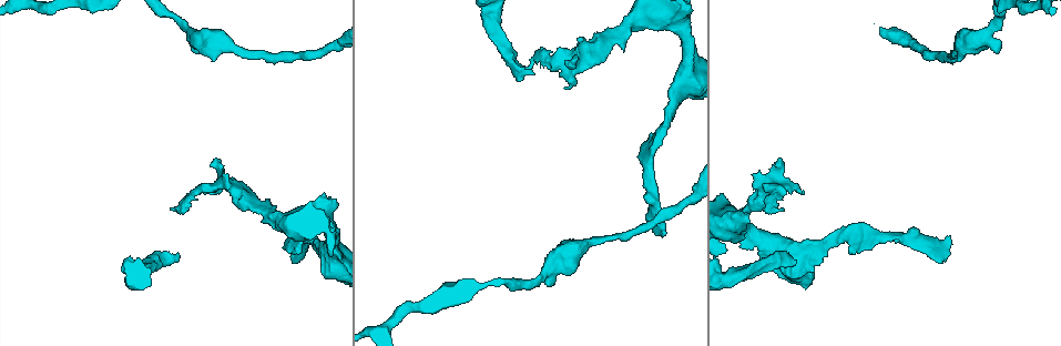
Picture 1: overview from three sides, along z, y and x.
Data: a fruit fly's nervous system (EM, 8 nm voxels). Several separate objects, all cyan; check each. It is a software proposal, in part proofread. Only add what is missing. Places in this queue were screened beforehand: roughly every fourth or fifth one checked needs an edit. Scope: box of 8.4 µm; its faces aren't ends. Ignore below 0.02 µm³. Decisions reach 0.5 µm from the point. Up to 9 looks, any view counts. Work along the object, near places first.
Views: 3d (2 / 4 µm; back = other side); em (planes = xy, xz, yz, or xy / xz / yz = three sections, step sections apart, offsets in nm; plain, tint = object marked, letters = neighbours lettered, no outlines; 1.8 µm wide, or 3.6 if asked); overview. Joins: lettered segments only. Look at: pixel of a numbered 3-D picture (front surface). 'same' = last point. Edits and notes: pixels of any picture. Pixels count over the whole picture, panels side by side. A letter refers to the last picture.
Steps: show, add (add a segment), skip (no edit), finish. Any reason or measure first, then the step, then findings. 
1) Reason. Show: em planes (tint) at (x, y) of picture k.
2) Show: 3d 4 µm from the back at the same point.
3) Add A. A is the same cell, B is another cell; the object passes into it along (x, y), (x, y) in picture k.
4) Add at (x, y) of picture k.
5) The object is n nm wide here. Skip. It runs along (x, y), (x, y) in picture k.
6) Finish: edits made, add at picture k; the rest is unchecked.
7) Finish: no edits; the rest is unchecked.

Branch stops here. Show: em 3.6 µm xz step 16 (letters) at (950, 236) of picture 1.

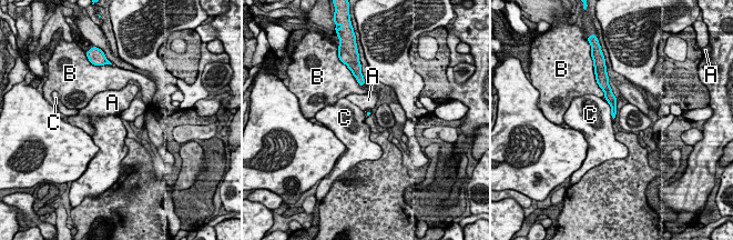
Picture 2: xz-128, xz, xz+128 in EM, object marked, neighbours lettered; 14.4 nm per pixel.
The longest contact is with C, 320 nm. Skip. A, B and C are other cells; none of them fits.

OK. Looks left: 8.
Calibre changes. Show: 3d 4 µm at (773, 188) of picture 1.

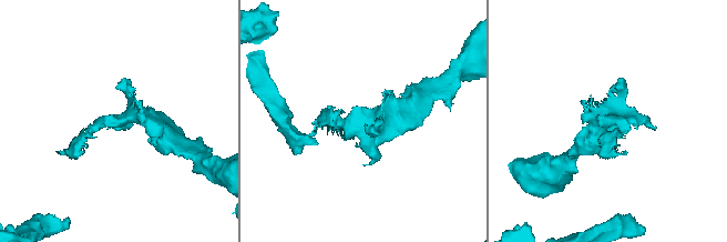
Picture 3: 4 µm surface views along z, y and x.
Show: em xy step 16 (plain) at (366, 122) of picture 3.

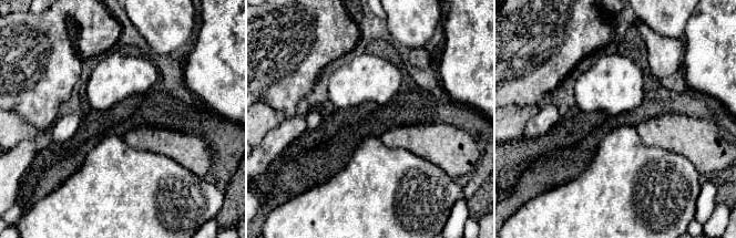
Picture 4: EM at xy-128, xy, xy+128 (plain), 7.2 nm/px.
Show: em xy step 16 (letters) at the same point.

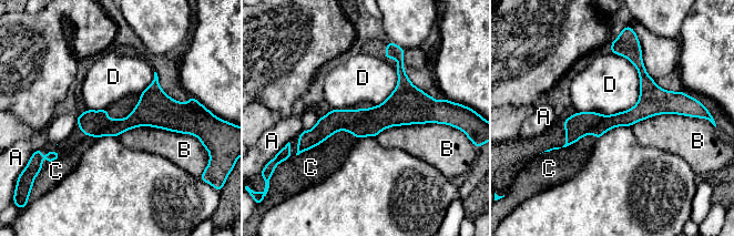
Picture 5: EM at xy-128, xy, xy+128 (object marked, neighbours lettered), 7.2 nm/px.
Add C. C is the same cell, A, B and D are other cells; the object passes into it along (356, 122), (326, 139), (311, 167) in picture 5; the cell continues.

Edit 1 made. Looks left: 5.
Show: overview.

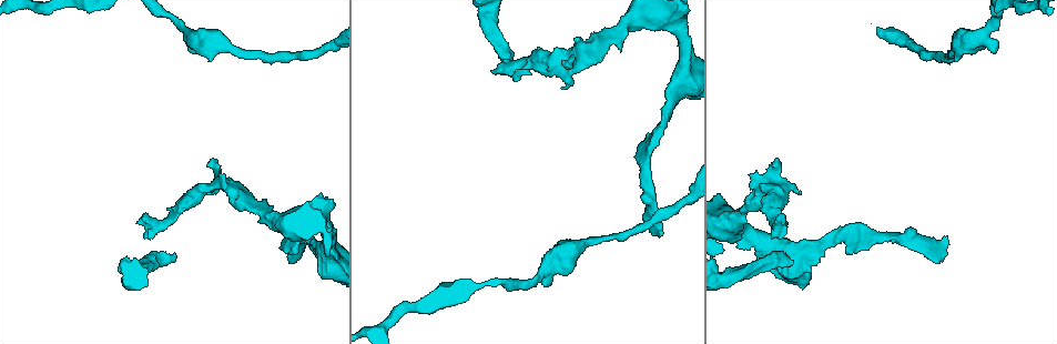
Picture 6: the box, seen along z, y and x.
Branch stops here. Show: em 3.6 µm planes (letters) at (528, 72) of picture 6.

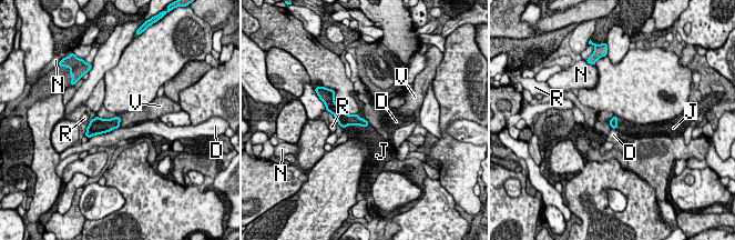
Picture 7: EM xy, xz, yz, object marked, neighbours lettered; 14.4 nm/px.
The longest contact is with D, 480 nm. Add J. J is the same cell, D, N, R and V are other cells; it goes on there.

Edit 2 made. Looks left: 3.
Branch stops here. Show: em xz step 16 (tint) at (290, 252) of picture 6.

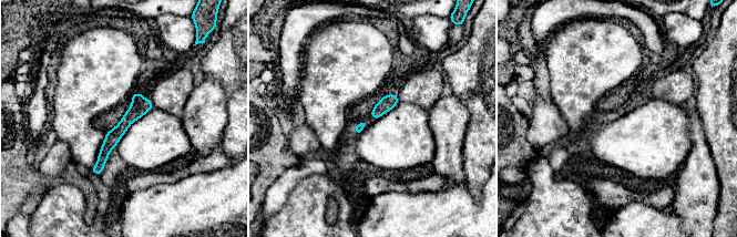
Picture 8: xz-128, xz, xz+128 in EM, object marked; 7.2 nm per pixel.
Show: em planes (letters) at the same point.

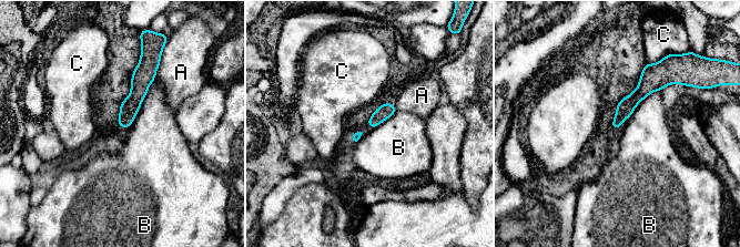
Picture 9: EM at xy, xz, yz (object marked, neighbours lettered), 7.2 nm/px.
Skip. A, B and C are other cells; it runs along (652, 68), (651, 80), (615, 125) in picture 9; none of them fits.

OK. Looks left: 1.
Finish: edits made, add at picture 5, add at picture 7; the rest is unchecked.

